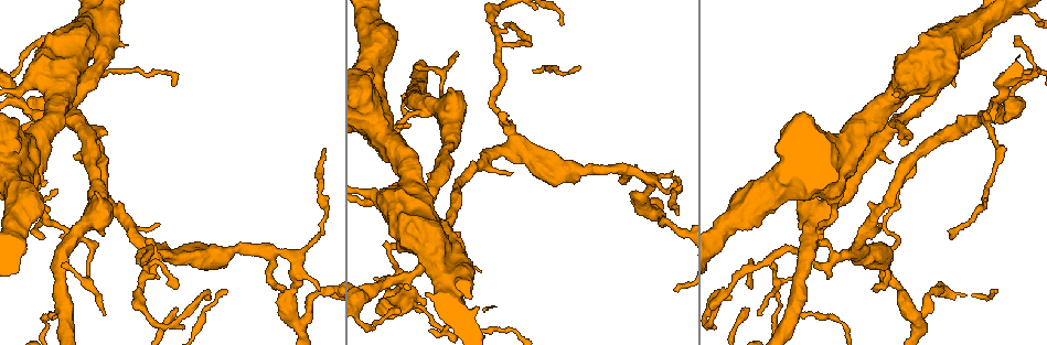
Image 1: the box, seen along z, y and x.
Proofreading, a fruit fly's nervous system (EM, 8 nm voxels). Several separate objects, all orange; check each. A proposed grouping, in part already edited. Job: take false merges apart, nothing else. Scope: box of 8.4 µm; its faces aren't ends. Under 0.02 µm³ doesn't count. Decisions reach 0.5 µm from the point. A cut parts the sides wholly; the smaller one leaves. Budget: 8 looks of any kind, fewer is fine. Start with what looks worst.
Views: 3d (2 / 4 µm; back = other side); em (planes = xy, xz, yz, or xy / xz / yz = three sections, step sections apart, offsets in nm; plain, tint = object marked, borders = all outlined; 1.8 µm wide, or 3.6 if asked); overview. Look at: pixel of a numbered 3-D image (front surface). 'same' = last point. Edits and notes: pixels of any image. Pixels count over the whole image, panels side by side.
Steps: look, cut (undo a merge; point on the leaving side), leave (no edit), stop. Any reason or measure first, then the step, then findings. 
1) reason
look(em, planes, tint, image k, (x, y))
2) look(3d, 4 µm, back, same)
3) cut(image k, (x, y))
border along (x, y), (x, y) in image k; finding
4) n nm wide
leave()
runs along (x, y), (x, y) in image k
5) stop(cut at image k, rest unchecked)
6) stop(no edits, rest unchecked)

thin neck
look(3d, 2 µm, back, image 1, (986, 120))

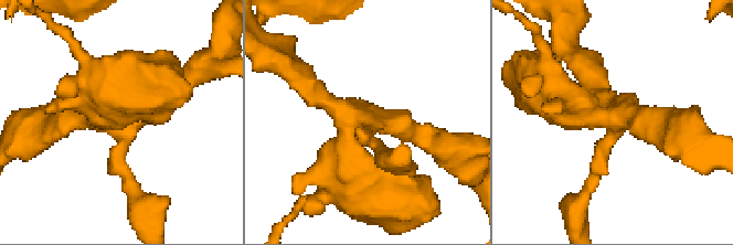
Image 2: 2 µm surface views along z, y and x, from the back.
need the tissue
look(em, planes, tint, image 2, (100, 116))

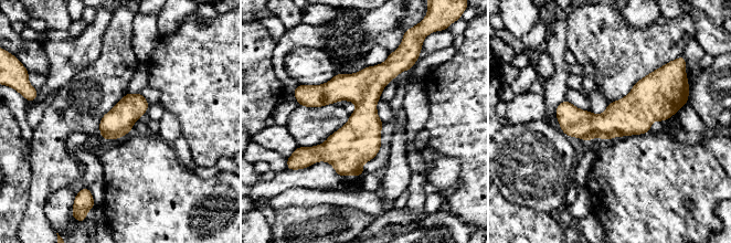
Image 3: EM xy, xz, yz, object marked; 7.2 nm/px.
leave()
runs along (676, 105), (643, 105), (613, 122), (558, 113) in image 3; all the same neuron

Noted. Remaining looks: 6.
sharp bend
look(3d, 2 µm, image 1, (291, 257))

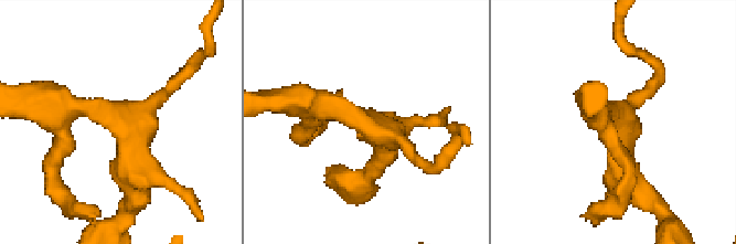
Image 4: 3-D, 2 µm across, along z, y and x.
shape alone is not enough
look(em, xy, step 4, tint, image 4, (370, 121))

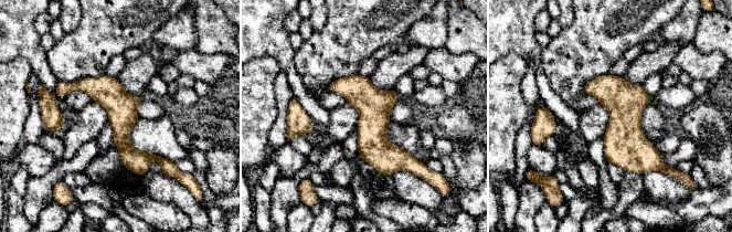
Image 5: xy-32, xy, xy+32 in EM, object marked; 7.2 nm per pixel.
leave()
runs along (60, 85), (94, 86), (123, 144), (165, 162) in image 5; continuous, no second neuron

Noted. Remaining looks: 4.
closes a loop
look(em, 3.6 µm, planes, plain, image 1, (106, 63))

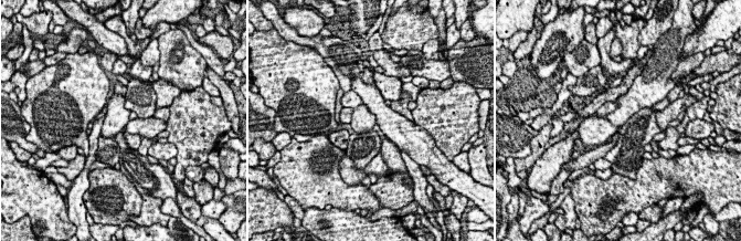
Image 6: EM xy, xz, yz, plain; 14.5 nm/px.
with the object marked
look(em, 3.6 µm, planes, tint, same)

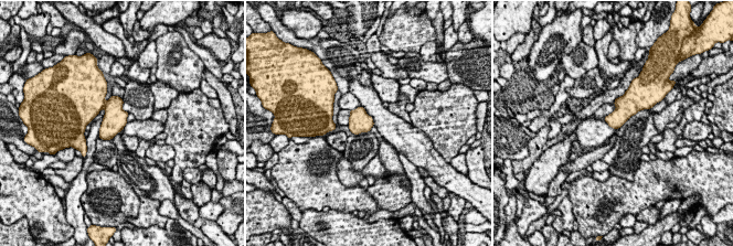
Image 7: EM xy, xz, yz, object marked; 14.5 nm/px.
cut(image 7, (115, 118))
border along (105, 103), (103, 107) in image 7; two neurons meet here

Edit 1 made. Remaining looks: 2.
abrupt turn
look(3d, 4 µm, image 1, (651, 216))

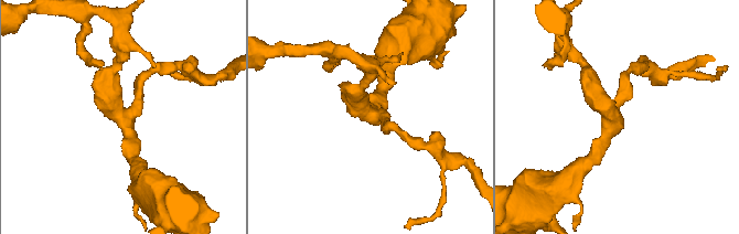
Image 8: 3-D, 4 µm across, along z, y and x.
look(em, planes, tint, image 8, (372, 115))

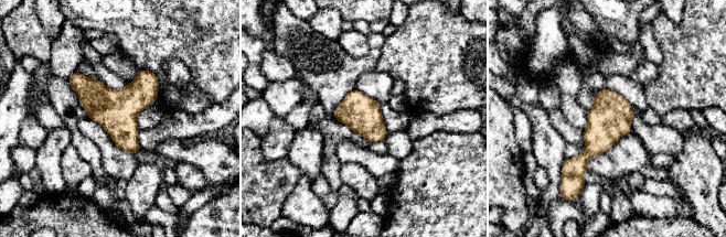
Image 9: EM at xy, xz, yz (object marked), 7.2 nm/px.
leave()
continuous, no second neuron

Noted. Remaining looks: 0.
stop(cut at image 7, rest unchecked)

